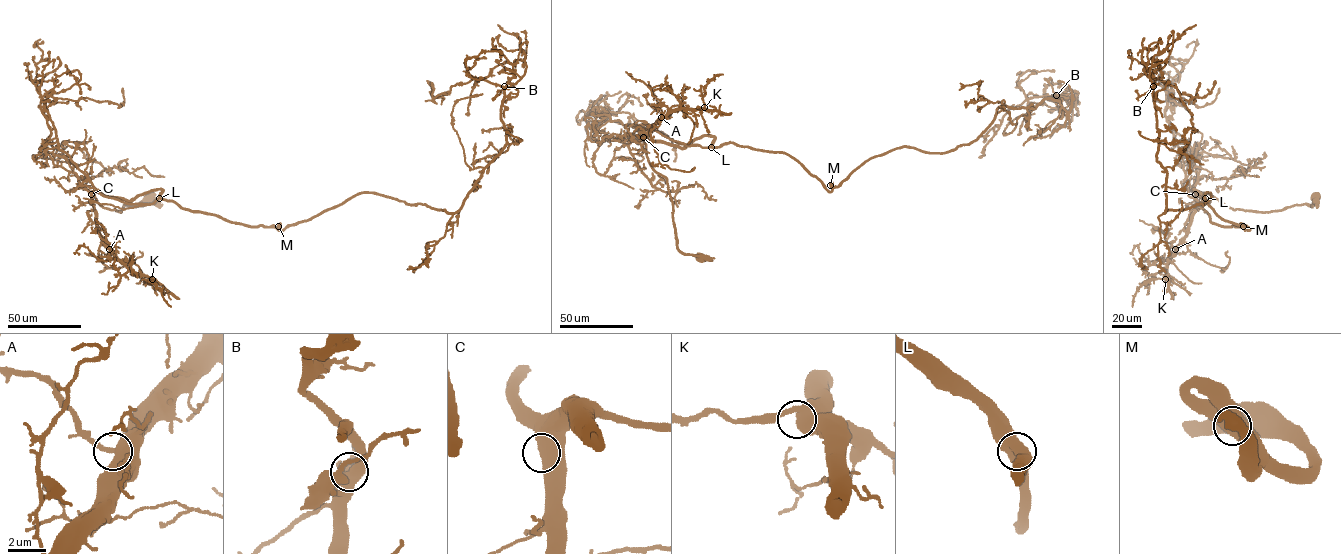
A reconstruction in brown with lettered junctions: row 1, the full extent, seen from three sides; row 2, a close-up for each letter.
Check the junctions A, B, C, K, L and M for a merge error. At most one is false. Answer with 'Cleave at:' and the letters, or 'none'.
Cleave at: none

